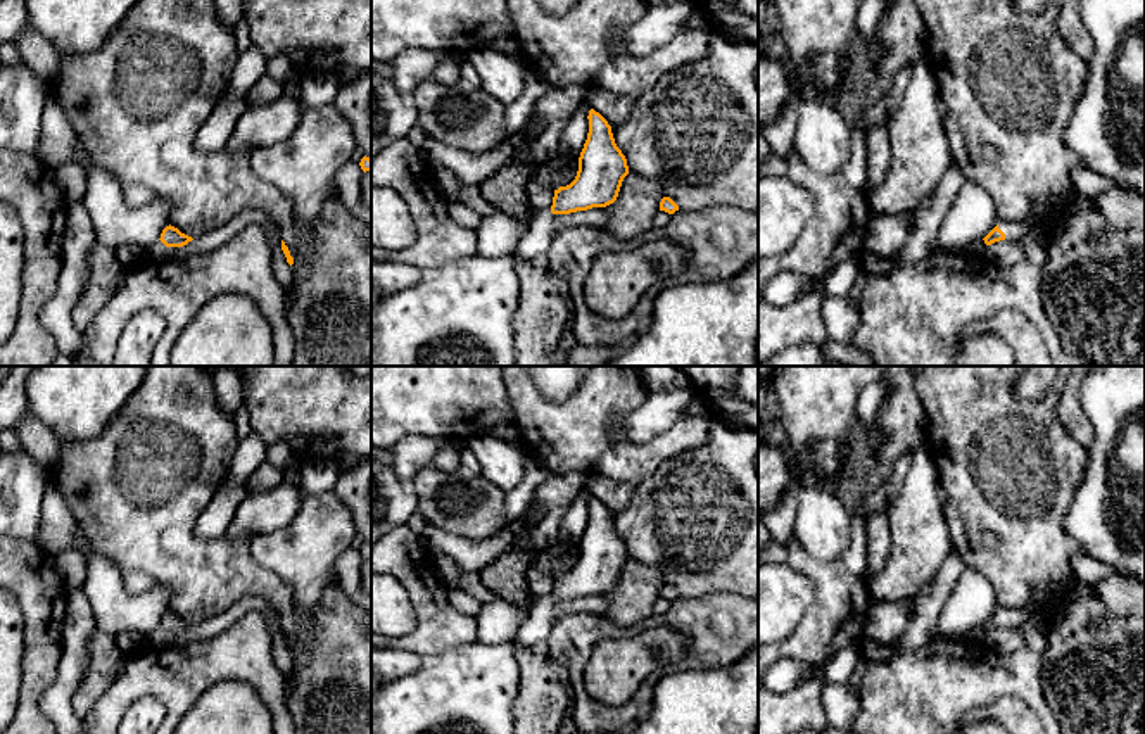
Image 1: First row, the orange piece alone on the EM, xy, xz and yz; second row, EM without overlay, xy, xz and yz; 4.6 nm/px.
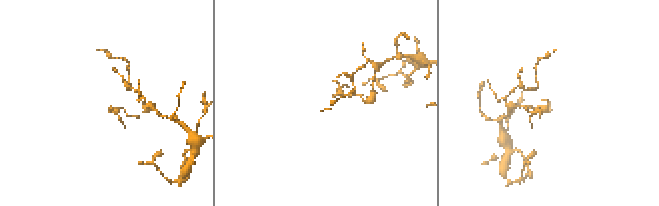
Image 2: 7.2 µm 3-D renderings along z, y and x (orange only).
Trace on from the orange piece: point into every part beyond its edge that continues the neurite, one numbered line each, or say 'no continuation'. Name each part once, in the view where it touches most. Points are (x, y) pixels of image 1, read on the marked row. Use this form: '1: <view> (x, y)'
1: yz (1012, 230)

